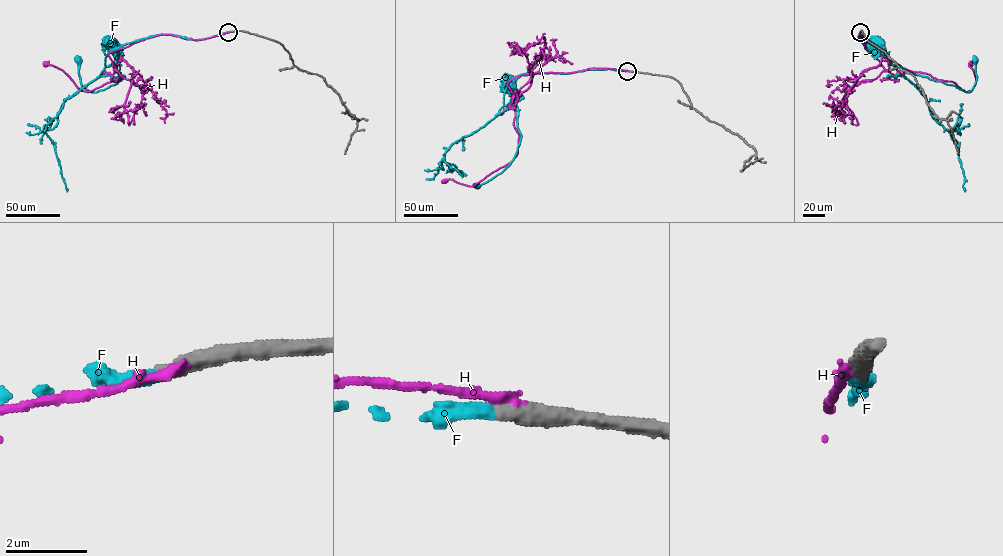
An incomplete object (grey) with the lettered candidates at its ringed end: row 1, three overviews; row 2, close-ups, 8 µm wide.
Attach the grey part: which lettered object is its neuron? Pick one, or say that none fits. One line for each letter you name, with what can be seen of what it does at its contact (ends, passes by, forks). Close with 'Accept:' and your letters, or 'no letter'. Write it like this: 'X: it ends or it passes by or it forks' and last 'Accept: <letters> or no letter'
F: it ends
Accept: F

